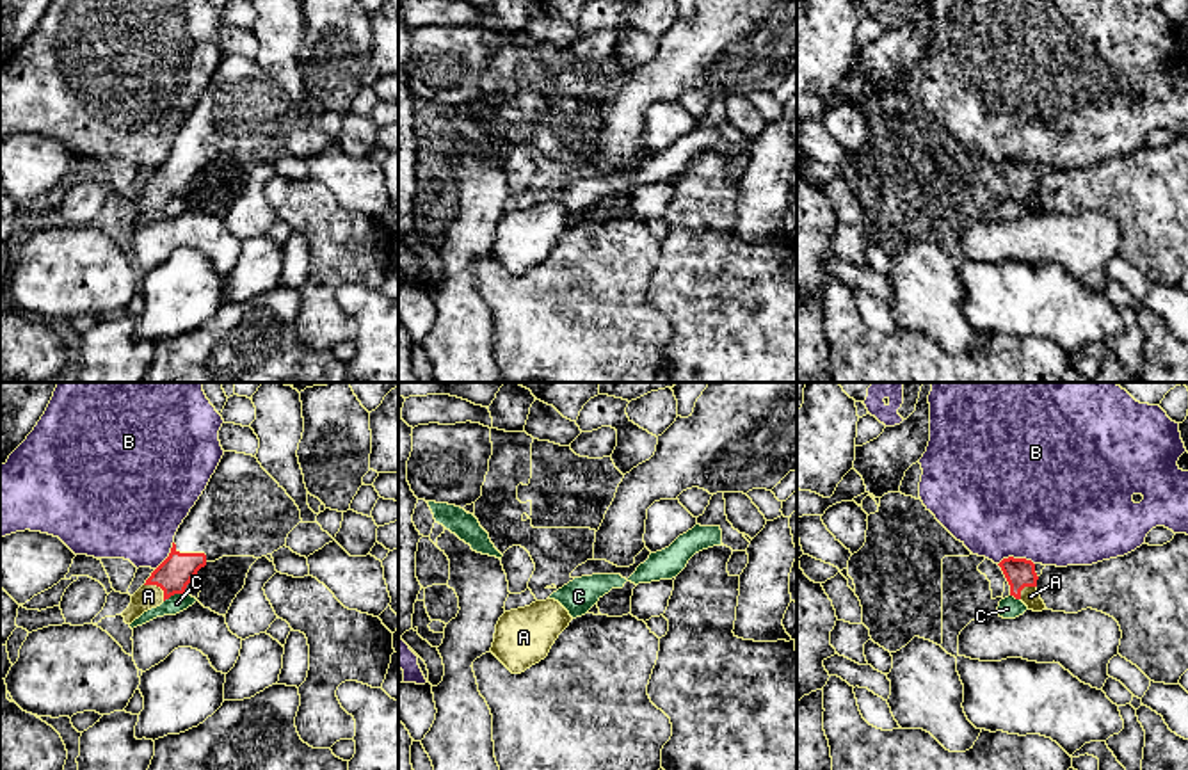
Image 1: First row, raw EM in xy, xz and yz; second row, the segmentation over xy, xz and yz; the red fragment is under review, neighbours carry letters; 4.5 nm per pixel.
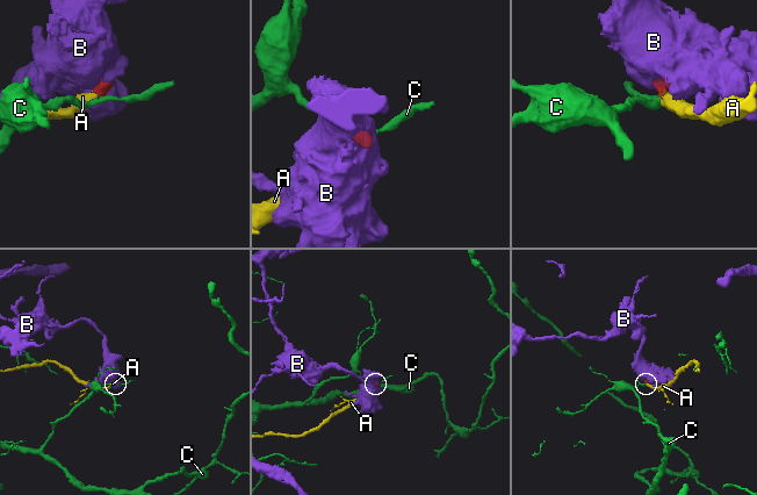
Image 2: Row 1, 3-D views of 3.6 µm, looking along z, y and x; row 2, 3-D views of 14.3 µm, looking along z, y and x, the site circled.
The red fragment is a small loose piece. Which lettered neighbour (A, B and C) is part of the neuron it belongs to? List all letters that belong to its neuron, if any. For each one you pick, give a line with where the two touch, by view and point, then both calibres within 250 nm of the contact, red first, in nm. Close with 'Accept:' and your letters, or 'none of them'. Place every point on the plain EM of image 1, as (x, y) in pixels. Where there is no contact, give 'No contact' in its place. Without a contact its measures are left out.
A: Touches red at xy (159, 187). Thickness 160 nm (red) against 110 nm
Accept: A

